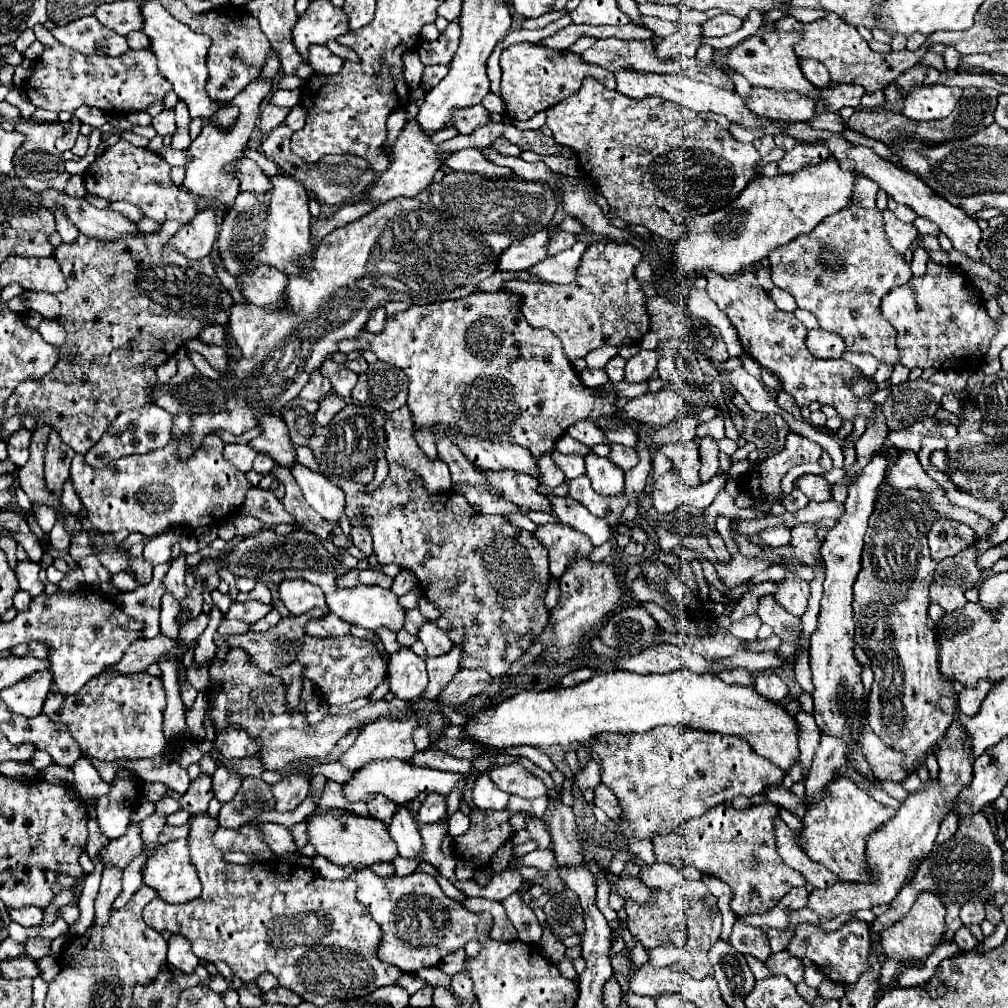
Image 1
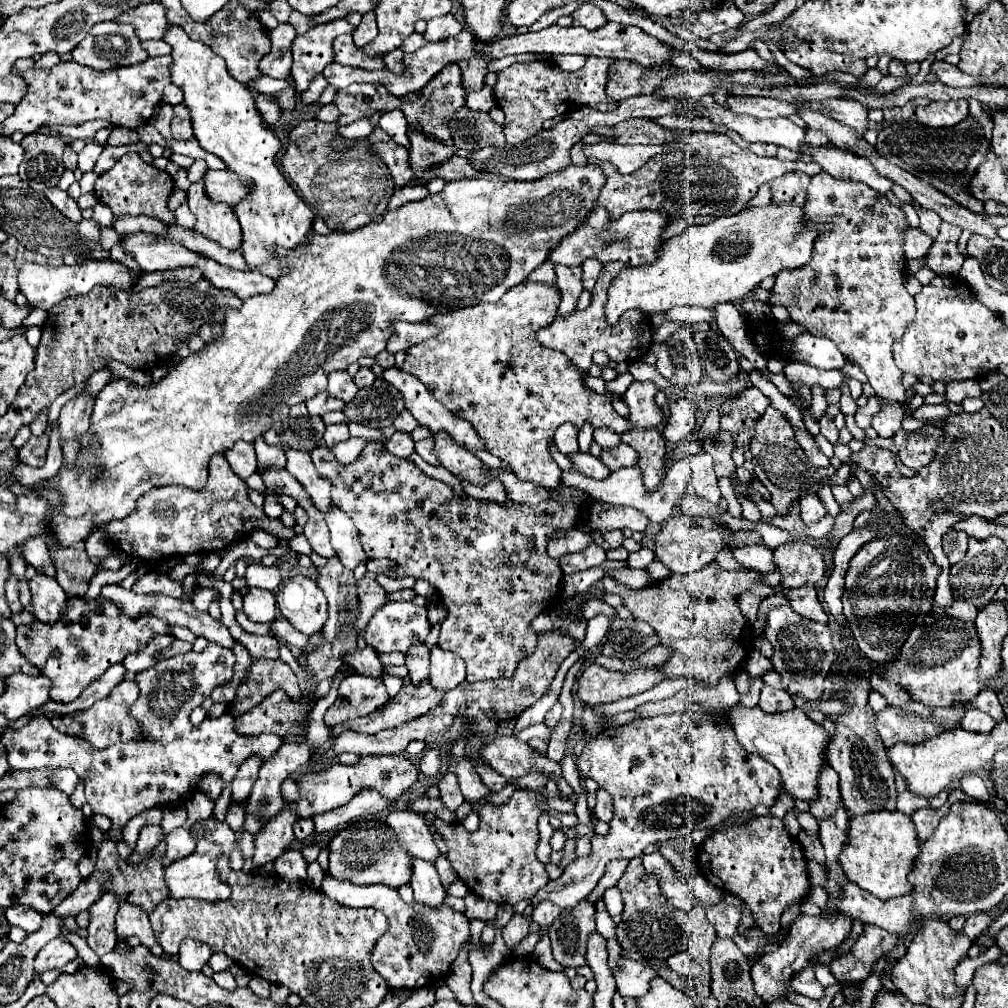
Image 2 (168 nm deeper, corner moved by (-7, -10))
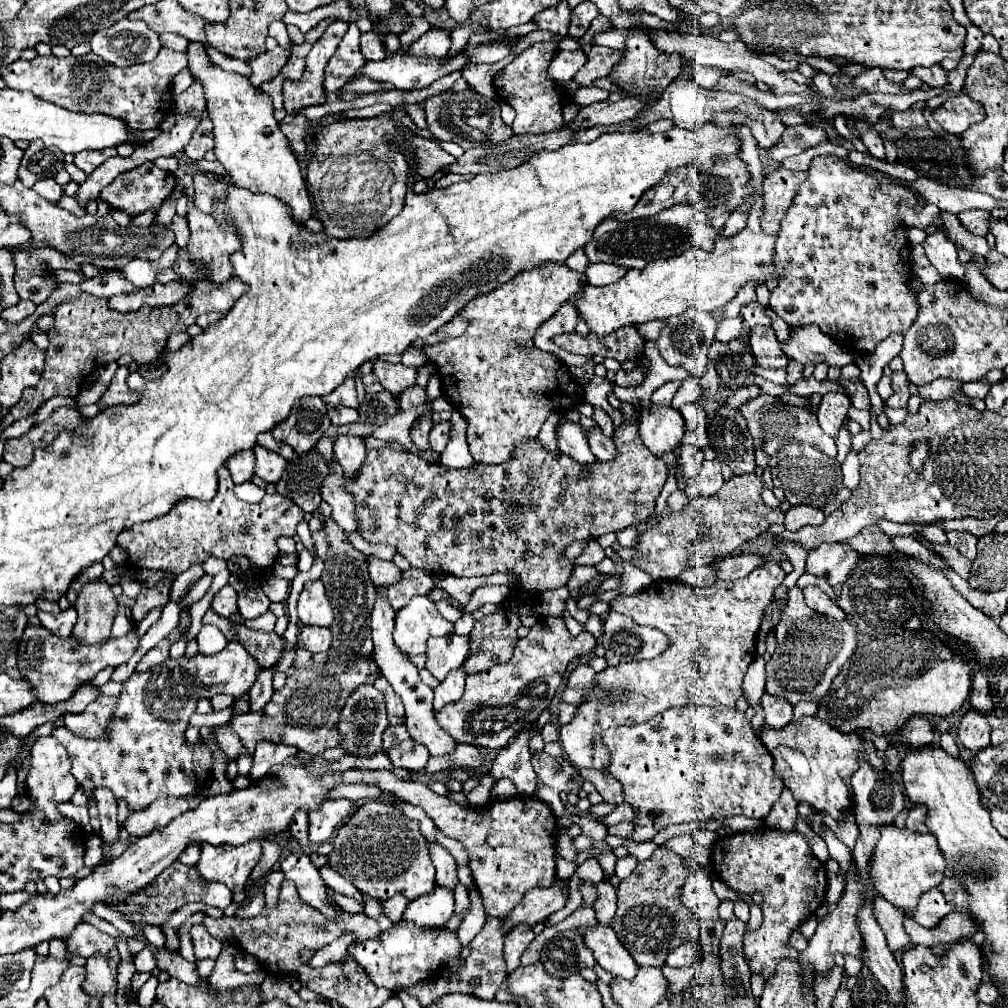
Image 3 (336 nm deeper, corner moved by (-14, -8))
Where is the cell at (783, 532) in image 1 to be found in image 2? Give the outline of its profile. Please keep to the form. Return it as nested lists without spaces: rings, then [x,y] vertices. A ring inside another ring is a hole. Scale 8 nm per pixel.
[[[754,545],[754,547],[740,547],[738,551],[734,549],[734,557],[744,565],[744,563],[750,563],[750,565],[760,565],[758,559],[772,559],[772,551],[768,547],[760,547],[760,545]]]

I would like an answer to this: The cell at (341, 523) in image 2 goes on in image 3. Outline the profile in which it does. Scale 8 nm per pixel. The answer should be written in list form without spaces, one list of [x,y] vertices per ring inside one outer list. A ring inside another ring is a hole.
[[[367,555],[367,565],[369,565],[371,581],[377,587],[385,587],[387,589],[387,587],[397,585],[403,579],[401,569],[397,569],[397,565],[393,561],[383,561],[383,559],[377,559],[377,557]]]

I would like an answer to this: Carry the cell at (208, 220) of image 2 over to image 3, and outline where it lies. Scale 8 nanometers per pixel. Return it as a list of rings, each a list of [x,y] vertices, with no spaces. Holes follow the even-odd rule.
[[[195,207],[187,215],[187,221],[191,227],[191,241],[187,245],[191,261],[199,261],[199,265],[203,265],[199,273],[207,273],[211,283],[225,283],[233,275],[229,257],[241,249],[235,229],[221,229],[211,215],[205,215]]]

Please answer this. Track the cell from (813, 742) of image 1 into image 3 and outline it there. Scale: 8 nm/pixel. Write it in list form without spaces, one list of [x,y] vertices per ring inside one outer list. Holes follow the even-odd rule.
[[[849,811],[847,817],[845,817],[845,821],[835,821],[833,817],[827,817],[827,815],[821,815],[821,817],[823,817],[825,825],[827,825],[827,827],[853,851],[855,841],[857,841],[857,837],[859,837],[859,829],[857,829],[857,825],[855,825],[853,813]]]

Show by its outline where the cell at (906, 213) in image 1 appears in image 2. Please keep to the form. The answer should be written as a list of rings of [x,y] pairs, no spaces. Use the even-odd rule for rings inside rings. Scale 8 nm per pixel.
[[[914,205],[914,209],[916,209],[918,217],[920,217],[920,229],[934,239],[936,231],[938,231],[938,225],[942,223],[942,219],[934,211],[928,211],[928,209],[920,207],[920,205]]]

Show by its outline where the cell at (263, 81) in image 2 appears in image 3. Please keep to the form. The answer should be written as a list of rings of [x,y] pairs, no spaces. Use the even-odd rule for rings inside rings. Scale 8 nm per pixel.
[[[207,47],[206,53],[213,63],[217,64],[225,71],[237,72],[248,77],[252,73],[251,68],[244,61],[230,58],[212,47]]]

